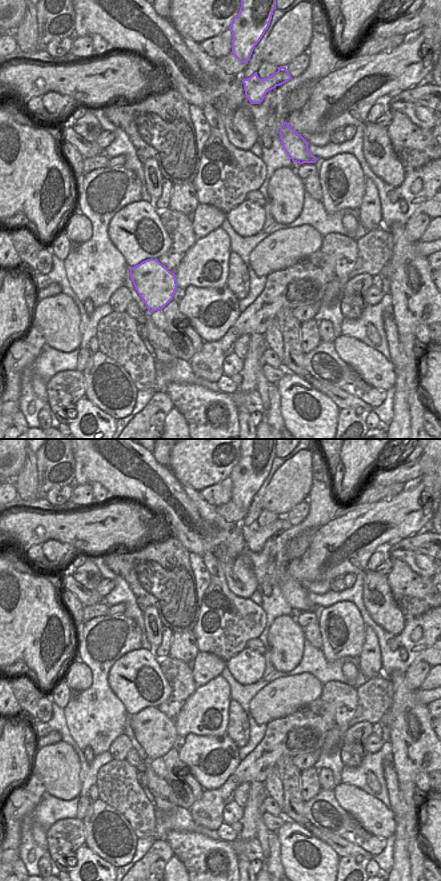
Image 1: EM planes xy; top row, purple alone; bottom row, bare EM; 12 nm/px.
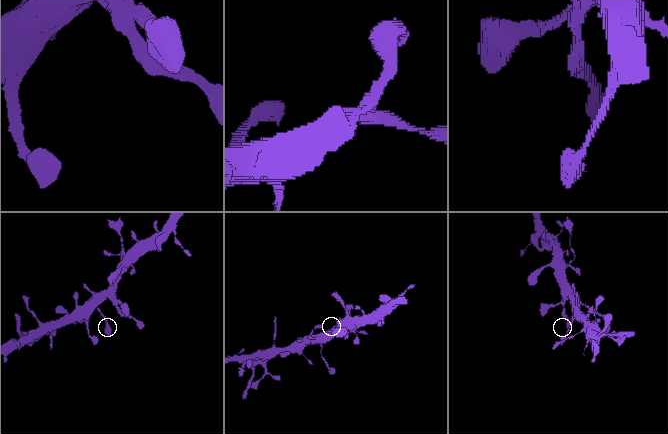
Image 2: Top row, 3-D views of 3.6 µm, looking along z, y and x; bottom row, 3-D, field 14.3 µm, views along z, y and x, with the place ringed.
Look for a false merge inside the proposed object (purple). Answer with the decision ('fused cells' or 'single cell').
single cell

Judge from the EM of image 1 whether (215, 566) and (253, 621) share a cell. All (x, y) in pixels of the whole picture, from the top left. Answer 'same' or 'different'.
same

